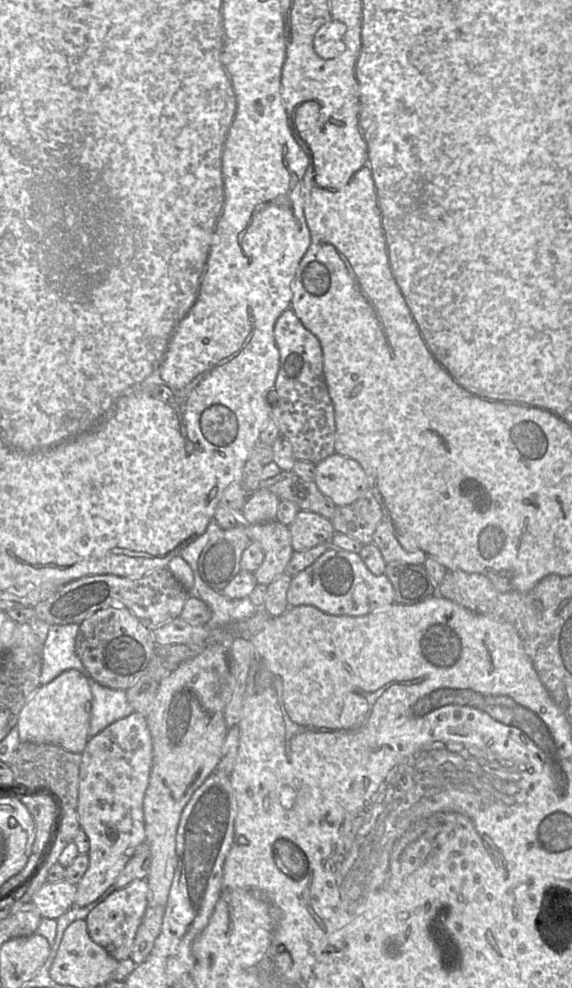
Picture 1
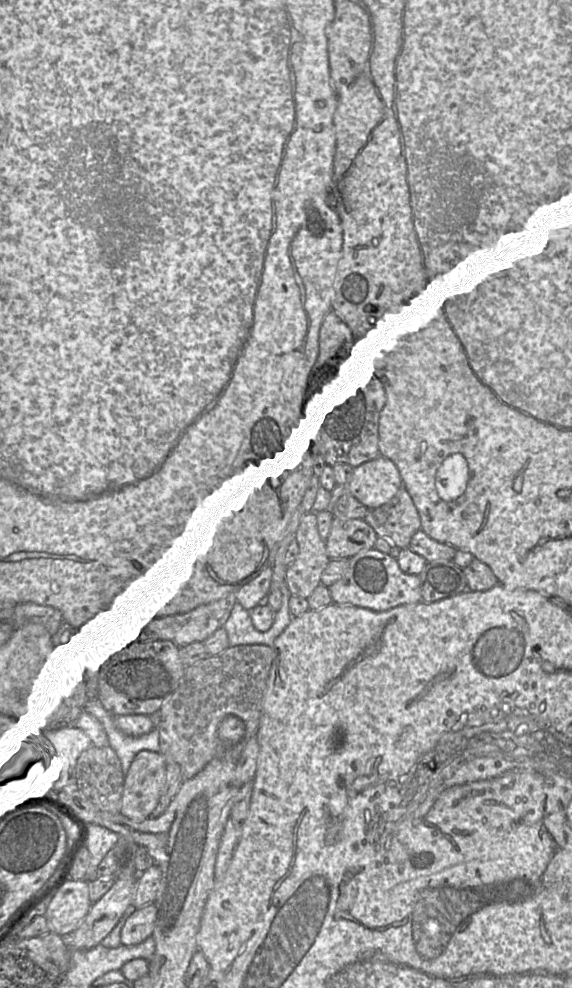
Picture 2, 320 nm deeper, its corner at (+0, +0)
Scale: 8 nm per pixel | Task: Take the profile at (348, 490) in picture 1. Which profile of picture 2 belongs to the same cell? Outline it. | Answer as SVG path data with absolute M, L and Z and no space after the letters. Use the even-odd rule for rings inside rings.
M378 455L376 458L364 462L353 468L346 483L338 484L345 486L349 493L367 508L376 508L389 502L397 491L402 487L402 480L398 468L388 458Z

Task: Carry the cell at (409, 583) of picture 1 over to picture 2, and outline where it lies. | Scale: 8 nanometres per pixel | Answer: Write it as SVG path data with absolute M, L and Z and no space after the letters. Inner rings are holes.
M452 560L426 562L418 575L421 601L432 603L467 591L467 580L462 568Z

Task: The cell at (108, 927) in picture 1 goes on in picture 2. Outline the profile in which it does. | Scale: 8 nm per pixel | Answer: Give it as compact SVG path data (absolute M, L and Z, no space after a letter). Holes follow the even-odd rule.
M156 903L137 908L121 930L121 944L135 945L152 936L157 921Z

